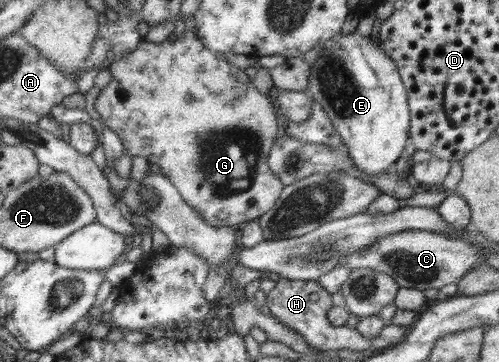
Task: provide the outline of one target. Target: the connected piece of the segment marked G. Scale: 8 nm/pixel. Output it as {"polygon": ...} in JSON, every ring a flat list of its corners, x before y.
{"polygon":[[190,30,184,31,177,36,174,42,170,40,162,43,154,43,144,40,136,51,126,57,114,61,110,66,111,82,100,92,94,95,94,107,100,114,100,120,109,127,121,139,124,154,144,157,149,163,154,163,161,168,161,174,172,180,174,186,182,193,185,201,190,204,198,217,206,224,213,227,237,227,240,224,256,220,258,215,264,214,272,208,274,201,282,192,284,185,274,176,267,167,267,154,275,139,281,133,282,121,274,117,272,100,266,95,258,92,251,83,250,78,242,69,231,65,220,53,214,53,202,45,196,34]]}

